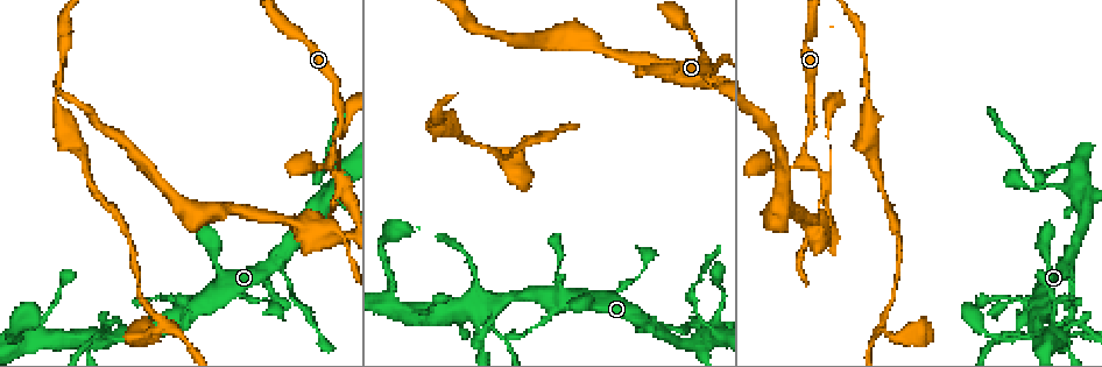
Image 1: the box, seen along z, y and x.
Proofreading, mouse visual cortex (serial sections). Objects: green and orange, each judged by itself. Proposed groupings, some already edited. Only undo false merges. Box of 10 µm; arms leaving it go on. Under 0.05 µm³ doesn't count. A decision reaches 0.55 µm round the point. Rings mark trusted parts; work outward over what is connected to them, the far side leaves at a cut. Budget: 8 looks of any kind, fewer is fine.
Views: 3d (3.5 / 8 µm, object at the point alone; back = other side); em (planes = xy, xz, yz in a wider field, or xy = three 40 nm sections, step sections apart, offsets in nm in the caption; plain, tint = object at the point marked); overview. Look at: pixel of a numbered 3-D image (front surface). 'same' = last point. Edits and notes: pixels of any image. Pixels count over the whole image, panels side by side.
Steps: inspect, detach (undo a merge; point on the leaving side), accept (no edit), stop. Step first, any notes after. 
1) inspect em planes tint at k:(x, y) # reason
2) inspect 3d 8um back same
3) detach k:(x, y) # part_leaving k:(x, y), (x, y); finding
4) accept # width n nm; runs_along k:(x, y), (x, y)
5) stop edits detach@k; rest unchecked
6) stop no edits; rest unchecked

inspect 3d 8um at 1:(329, 197) # thick turns thin

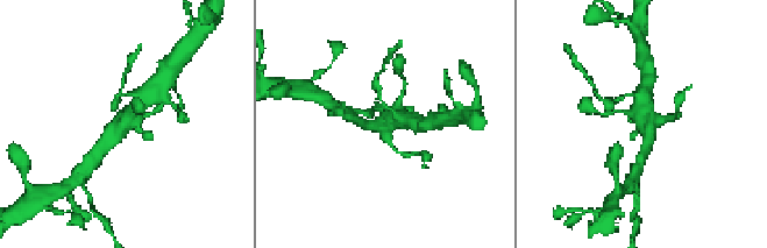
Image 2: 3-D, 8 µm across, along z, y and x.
inspect em xy step 2 tint same

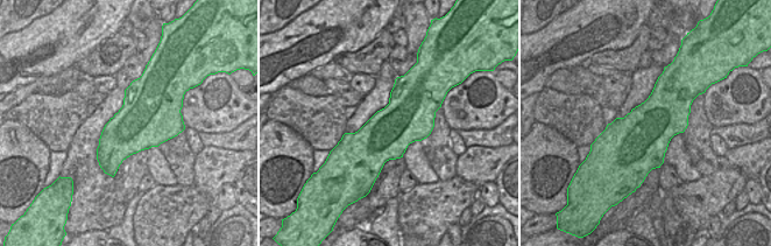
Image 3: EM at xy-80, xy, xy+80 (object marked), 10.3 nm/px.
accept # all the same cell

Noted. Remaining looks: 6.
inspect 3d 8um at 1:(293, 297) # abrupt turn

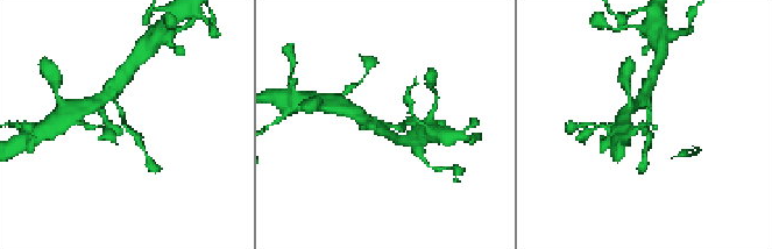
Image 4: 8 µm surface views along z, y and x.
inspect 3d 3.5um same # zoom in

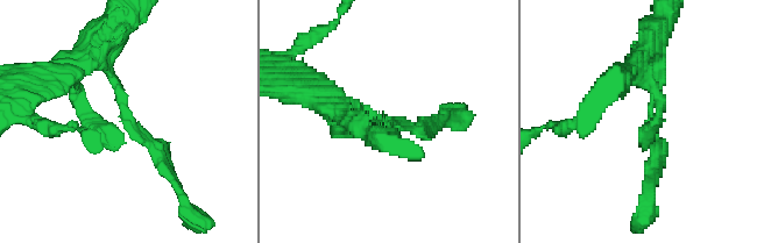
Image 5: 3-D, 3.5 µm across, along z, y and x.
inspect em planes tint at 5:(645, 126)

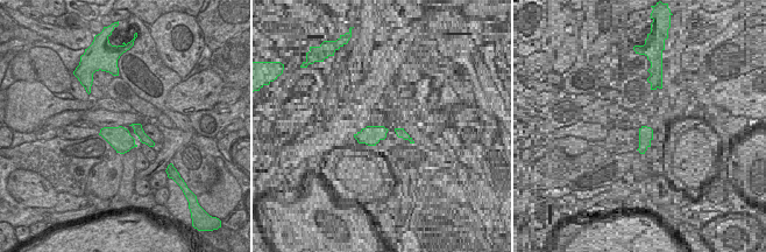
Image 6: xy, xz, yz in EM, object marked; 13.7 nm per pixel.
accept # runs_along 5:(337, 127), (433, 121); one cell here

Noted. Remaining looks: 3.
inspect 3d 3.5um at 1:(97, 340) # thin neck

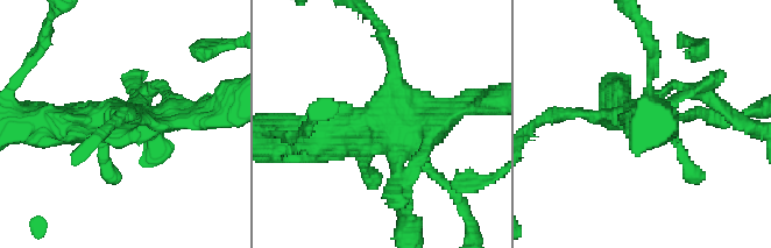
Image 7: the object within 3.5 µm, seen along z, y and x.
inspect em xy step 1 tint at 7:(384, 127)

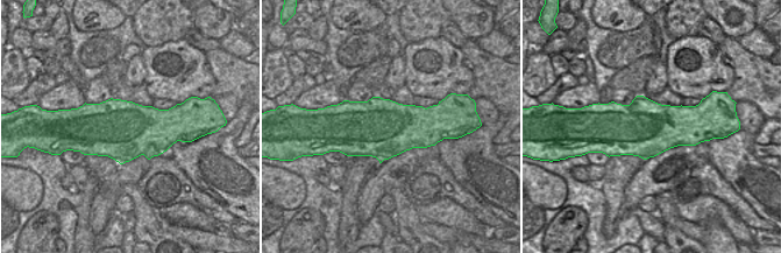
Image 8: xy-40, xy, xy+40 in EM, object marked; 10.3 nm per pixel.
accept # one cell here

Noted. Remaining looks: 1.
stop no edits; rest unchecked

